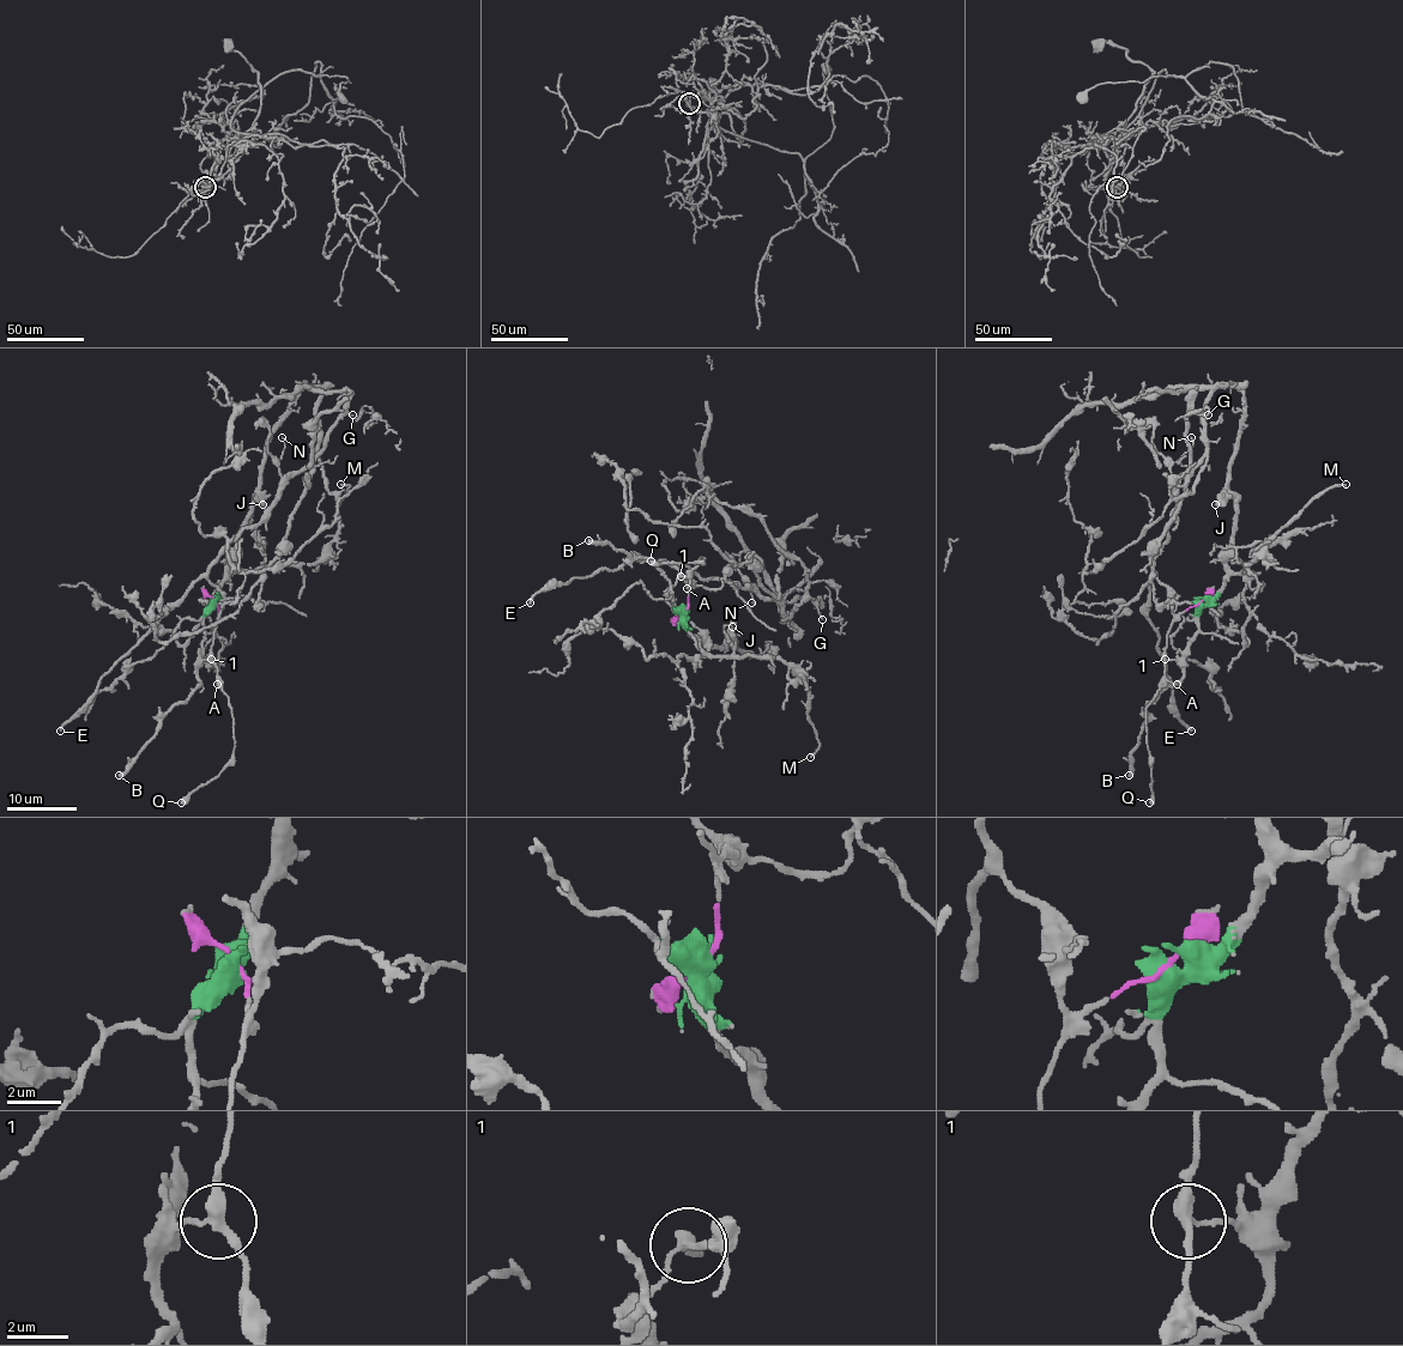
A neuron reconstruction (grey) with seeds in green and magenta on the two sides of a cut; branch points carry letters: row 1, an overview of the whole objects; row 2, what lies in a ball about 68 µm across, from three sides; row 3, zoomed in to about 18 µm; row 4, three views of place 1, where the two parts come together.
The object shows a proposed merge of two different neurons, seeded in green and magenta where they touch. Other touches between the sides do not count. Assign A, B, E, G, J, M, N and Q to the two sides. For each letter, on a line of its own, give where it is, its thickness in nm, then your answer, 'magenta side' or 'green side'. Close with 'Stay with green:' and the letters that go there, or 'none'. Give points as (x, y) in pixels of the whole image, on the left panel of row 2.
A: place (217, 684); calibre 120 nm; magenta side
B: place (119, 775); calibre 400 nm; green side
E: place (60, 731); calibre 300 nm; magenta side
G: place (352, 414); calibre 130 nm; magenta side
J: place (262, 504); calibre 400 nm; green side
M: place (340, 484); calibre 180 nm; green side
N: place (282, 437); calibre 140 nm; magenta side
Q: place (181, 802); calibre 500 nm; magenta side
Stay with green: B, J, M

